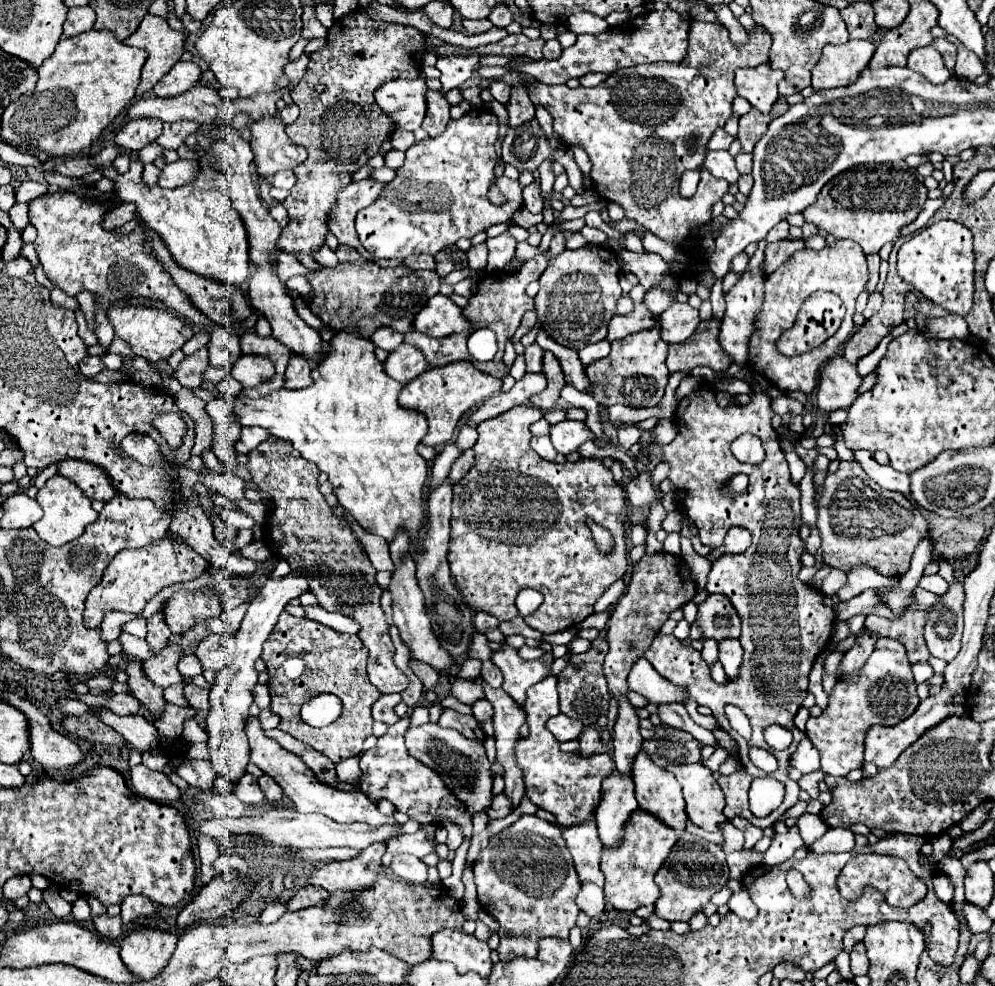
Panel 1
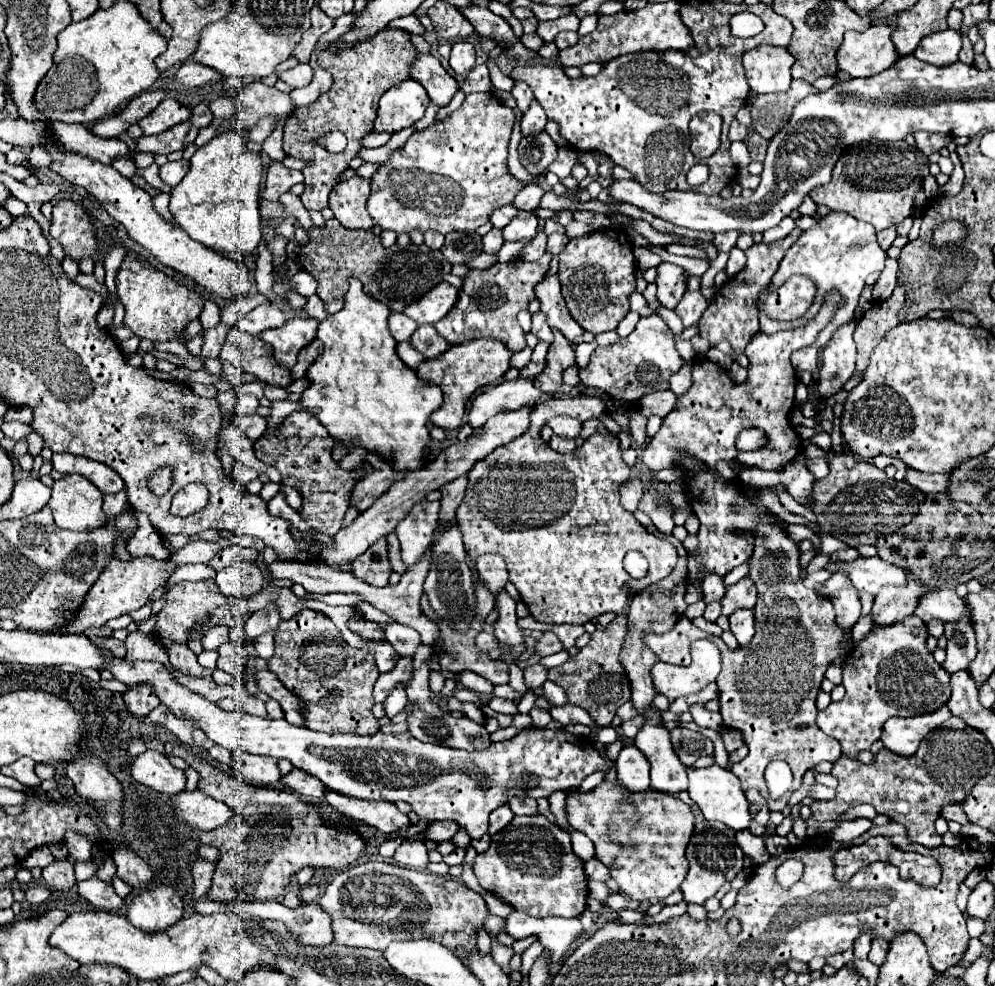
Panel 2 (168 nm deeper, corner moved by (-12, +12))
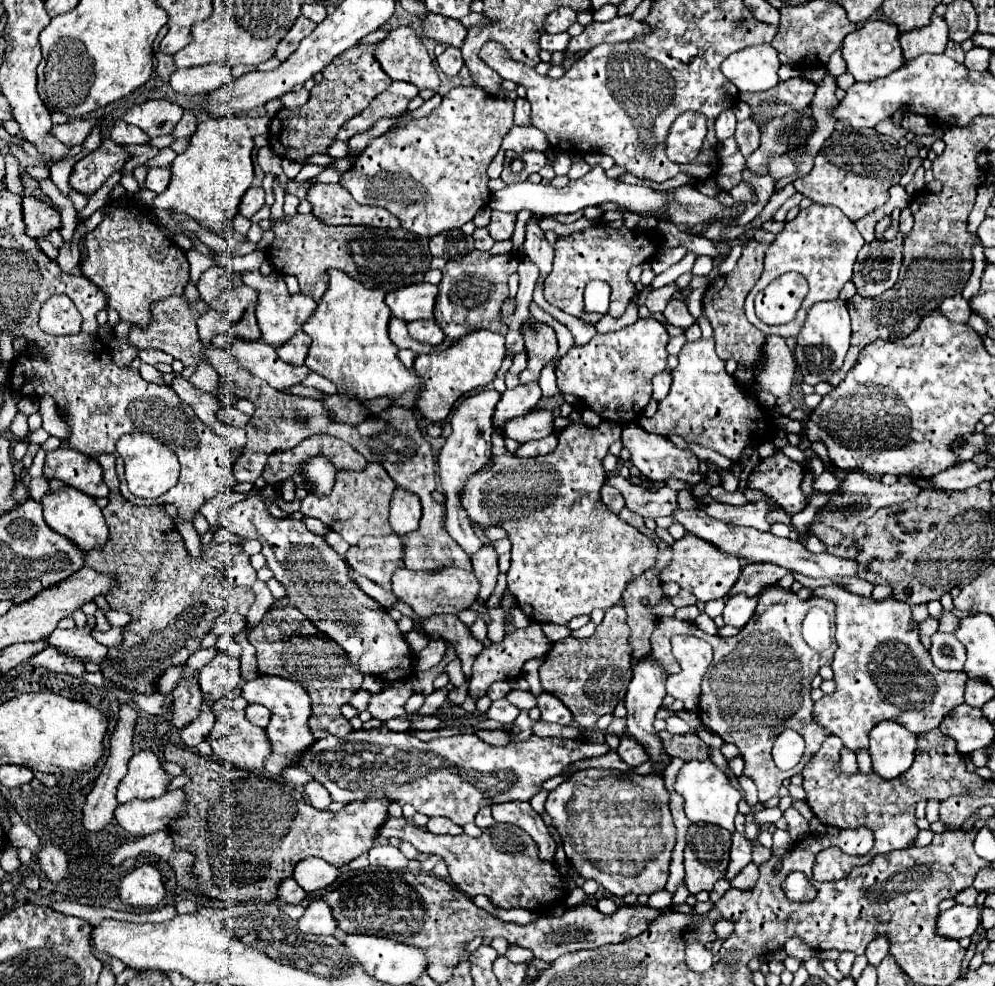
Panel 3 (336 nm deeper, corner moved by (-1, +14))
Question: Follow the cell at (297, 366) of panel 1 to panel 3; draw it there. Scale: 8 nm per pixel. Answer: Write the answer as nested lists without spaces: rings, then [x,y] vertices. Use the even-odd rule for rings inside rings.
[[[303,331],[297,333],[297,337],[293,337],[293,341],[287,341],[285,345],[281,345],[281,349],[277,349],[277,355],[291,365],[303,365],[307,351],[309,351],[309,335],[305,335]]]

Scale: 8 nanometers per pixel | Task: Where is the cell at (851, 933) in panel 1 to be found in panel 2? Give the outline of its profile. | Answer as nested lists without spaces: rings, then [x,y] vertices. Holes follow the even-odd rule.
[[[860,935],[854,943],[854,959],[866,959],[868,951],[870,951],[870,935]]]

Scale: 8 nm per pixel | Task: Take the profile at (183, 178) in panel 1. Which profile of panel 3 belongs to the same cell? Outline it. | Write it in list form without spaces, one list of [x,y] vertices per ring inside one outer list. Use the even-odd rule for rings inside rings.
[[[149,167],[145,187],[155,191],[155,193],[163,193],[169,185],[169,179],[171,179],[171,169],[169,167]]]

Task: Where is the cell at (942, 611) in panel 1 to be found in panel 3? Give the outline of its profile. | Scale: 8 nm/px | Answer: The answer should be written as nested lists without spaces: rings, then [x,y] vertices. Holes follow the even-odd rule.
[[[937,631],[935,635],[931,635],[931,657],[935,667],[943,669],[943,671],[963,671],[965,665],[965,645],[951,633],[941,633]]]

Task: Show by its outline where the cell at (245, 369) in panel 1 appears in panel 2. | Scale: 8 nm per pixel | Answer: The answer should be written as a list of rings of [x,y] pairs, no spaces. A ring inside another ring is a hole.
[[[292,317],[284,323],[284,327],[262,331],[260,339],[274,347],[274,357],[278,363],[292,369],[300,349],[316,337],[318,323],[320,321],[312,317]]]

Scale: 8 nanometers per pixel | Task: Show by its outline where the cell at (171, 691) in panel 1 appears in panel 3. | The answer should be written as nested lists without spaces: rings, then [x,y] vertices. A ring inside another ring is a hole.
[[[201,711],[201,715],[187,725],[187,729],[181,729],[181,739],[187,747],[197,747],[201,741],[205,741],[209,737],[209,731],[215,723],[215,715],[209,715],[209,711]]]

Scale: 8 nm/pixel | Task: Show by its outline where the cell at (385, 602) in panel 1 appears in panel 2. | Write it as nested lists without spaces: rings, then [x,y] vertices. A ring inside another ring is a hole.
[[[420,645],[416,655],[414,655],[414,675],[406,685],[408,703],[414,703],[414,707],[412,707],[412,711],[408,713],[408,719],[406,719],[408,721],[408,731],[416,739],[420,739],[422,743],[436,743],[436,745],[446,745],[446,747],[456,747],[456,749],[466,749],[466,751],[484,751],[490,745],[490,735],[480,723],[476,723],[468,717],[452,717],[448,711],[444,713],[444,709],[440,709],[436,703],[432,703],[432,699],[428,695],[430,669],[428,669],[428,663],[426,663],[426,657],[430,653],[434,653],[432,647]]]

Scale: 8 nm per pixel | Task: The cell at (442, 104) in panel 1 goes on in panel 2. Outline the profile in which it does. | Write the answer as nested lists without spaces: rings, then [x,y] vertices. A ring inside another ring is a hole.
[[[416,51],[416,61],[410,67],[410,77],[428,91],[428,97],[438,107],[446,107],[458,91],[456,79],[442,67],[442,63],[434,55],[428,53]]]

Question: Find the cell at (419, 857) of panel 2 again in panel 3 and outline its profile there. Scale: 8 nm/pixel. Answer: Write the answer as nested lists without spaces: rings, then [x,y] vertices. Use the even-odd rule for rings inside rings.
[[[385,843],[385,845],[371,847],[371,851],[369,851],[369,863],[375,865],[375,867],[387,867],[387,869],[397,871],[397,869],[405,869],[409,859],[401,853],[399,847],[393,847],[393,845]]]

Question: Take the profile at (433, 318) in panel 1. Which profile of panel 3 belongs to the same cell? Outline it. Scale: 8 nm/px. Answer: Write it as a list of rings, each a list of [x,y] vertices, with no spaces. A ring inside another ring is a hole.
[[[421,283],[409,285],[409,289],[399,289],[397,293],[389,293],[385,303],[389,305],[391,313],[403,321],[417,321],[417,319],[433,319],[433,305],[437,297],[437,285]]]

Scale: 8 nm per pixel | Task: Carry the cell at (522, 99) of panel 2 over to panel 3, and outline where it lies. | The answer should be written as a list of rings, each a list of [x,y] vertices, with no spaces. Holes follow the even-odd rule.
[[[517,97],[515,101],[515,125],[523,125],[523,123],[531,123],[529,119],[531,113],[531,105],[525,97]]]

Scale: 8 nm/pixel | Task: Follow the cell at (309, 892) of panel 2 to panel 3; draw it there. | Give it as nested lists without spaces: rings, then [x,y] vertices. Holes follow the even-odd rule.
[[[287,877],[287,881],[281,883],[281,889],[279,889],[279,899],[283,903],[301,903],[303,899],[307,897],[307,893],[303,891],[303,887],[297,885],[297,881],[293,877]]]

